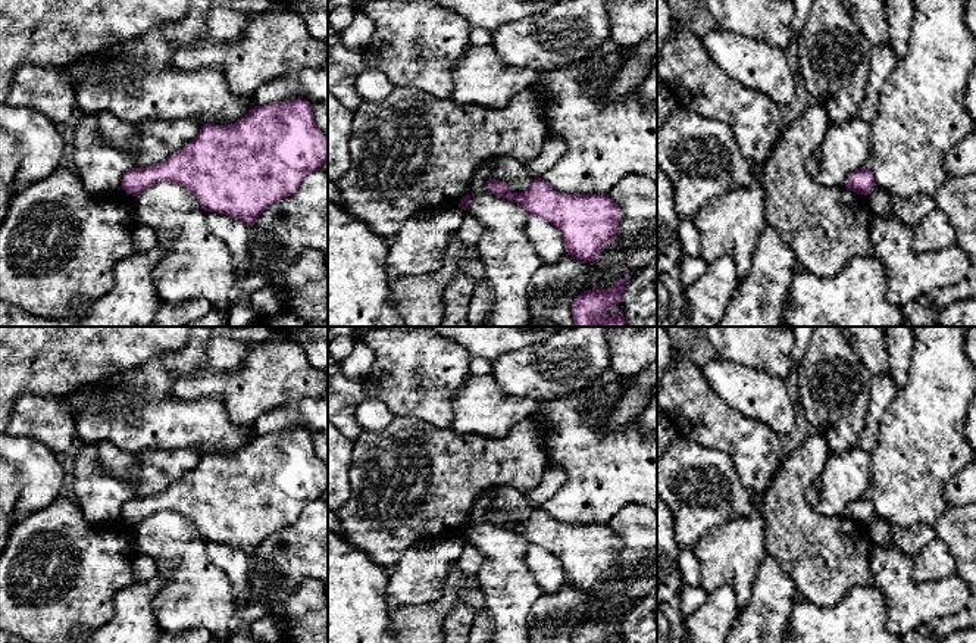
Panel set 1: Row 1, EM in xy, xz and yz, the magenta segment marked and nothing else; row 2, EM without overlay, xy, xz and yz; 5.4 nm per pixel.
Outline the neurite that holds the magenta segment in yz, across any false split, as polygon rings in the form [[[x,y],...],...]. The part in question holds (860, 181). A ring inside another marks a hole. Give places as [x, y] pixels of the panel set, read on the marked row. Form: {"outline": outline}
{"outline": [[[866,168],[851,172],[845,181],[847,190],[863,196],[867,196],[875,185],[875,178]]]}

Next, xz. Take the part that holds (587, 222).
{"outline": [[[489,178],[489,193],[522,206],[531,216],[556,225],[567,255],[597,260],[601,249],[616,238],[622,209],[609,194],[564,194],[535,178],[522,193],[512,193],[506,182]]]}

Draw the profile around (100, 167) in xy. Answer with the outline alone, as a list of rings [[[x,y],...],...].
[[[84,113],[79,119],[72,157],[76,174],[90,194],[119,191],[129,169],[163,162],[197,137],[203,127],[193,118],[144,119],[135,125],[140,132],[140,150],[131,157],[98,137],[96,113]]]

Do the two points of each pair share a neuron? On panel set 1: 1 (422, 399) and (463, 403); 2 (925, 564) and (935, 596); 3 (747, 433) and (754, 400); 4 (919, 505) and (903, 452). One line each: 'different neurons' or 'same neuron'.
1: different neurons
2: different neurons
3: different neurons
4: same neuron

